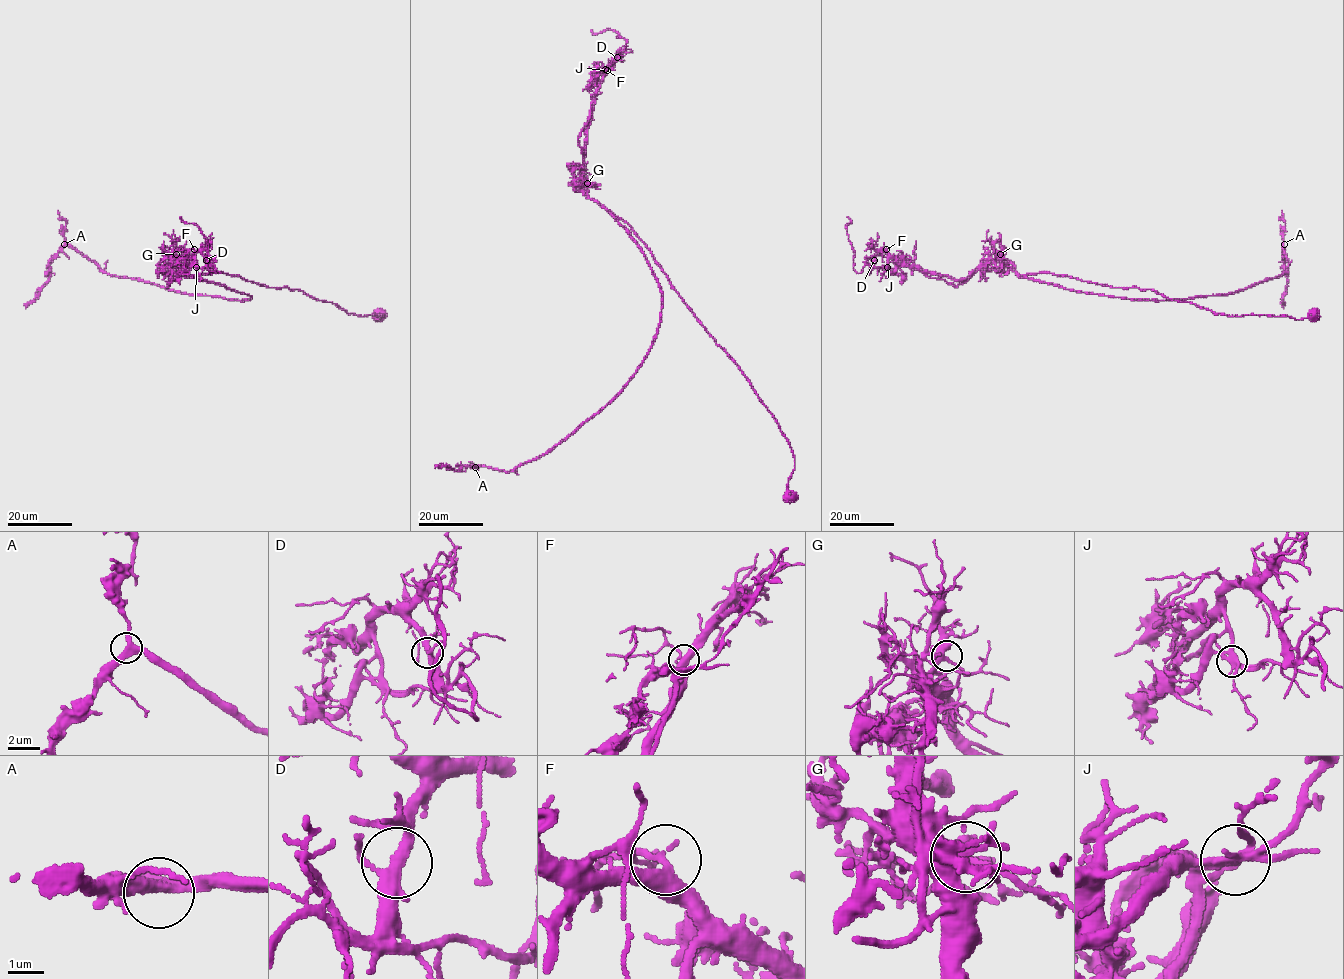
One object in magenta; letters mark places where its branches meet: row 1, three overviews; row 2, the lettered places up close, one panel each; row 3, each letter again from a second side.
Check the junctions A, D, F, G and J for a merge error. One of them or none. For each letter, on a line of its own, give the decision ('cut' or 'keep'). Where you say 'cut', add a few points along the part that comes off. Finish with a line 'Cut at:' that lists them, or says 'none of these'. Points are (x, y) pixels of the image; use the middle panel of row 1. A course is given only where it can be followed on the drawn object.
A: keep
D: keep
F: keep
G: keep
J: cut | (607, 70), (603, 70), (589, 122), (578, 138), (584, 169), (580, 191), (576, 190), (572, 164), (571, 171)
Cut at: J

